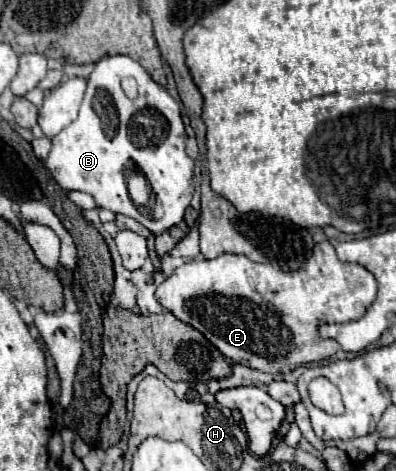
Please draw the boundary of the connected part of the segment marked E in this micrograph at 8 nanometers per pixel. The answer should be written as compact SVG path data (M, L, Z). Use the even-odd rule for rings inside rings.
M327 240L313 248L309 262L297 272L281 272L271 264L259 264L239 254L221 254L213 260L185 262L155 290L155 298L165 310L199 330L225 358L269 374L291 372L297 366L331 358L339 350L339 344L335 340L321 340L317 336L317 324L359 320L373 304L375 294L375 276L359 264L341 262Z

